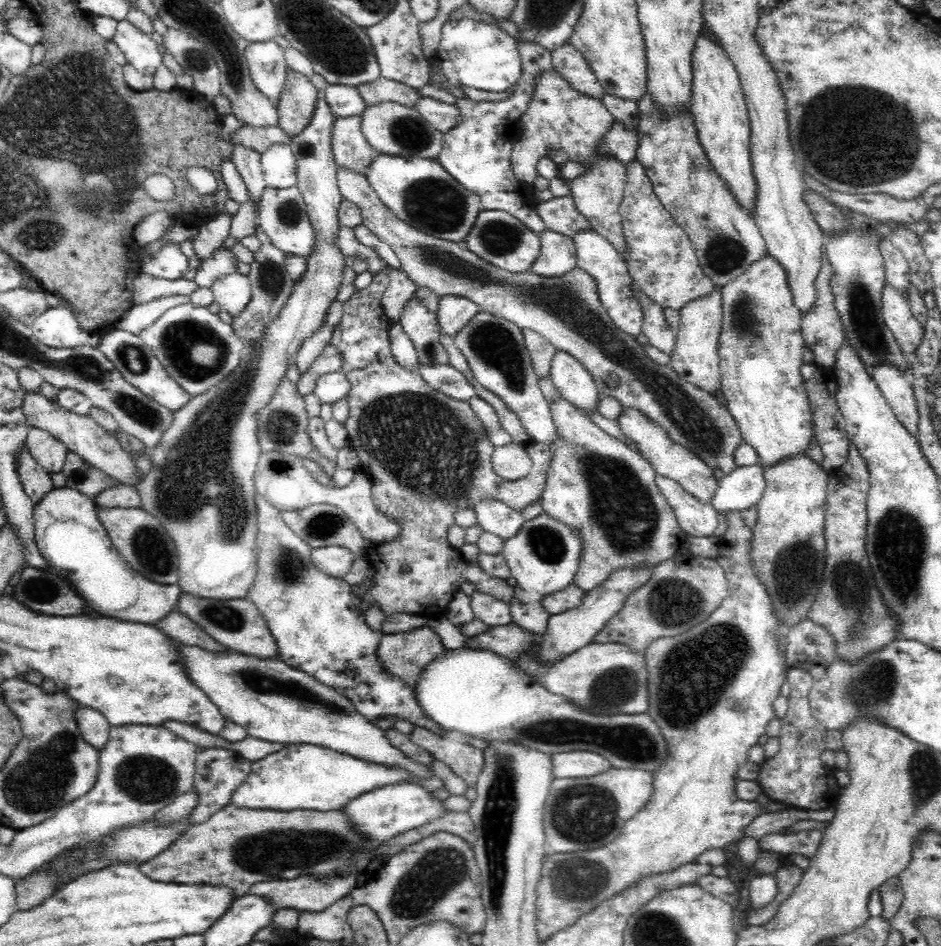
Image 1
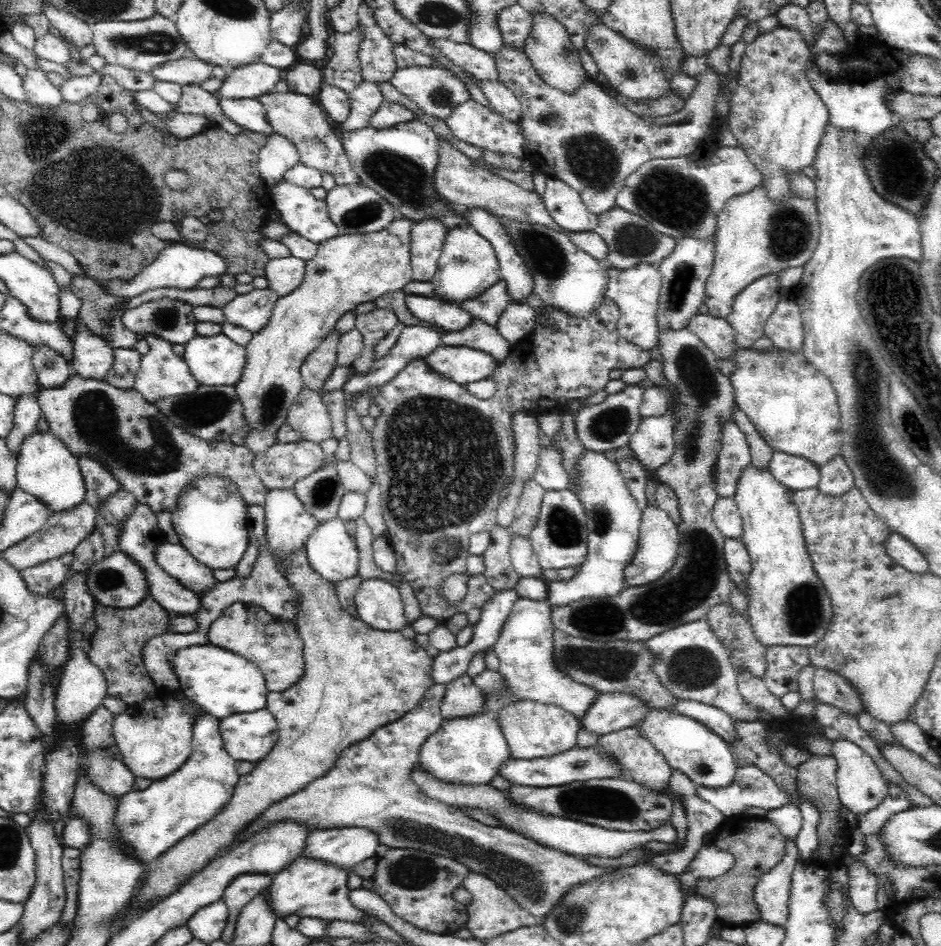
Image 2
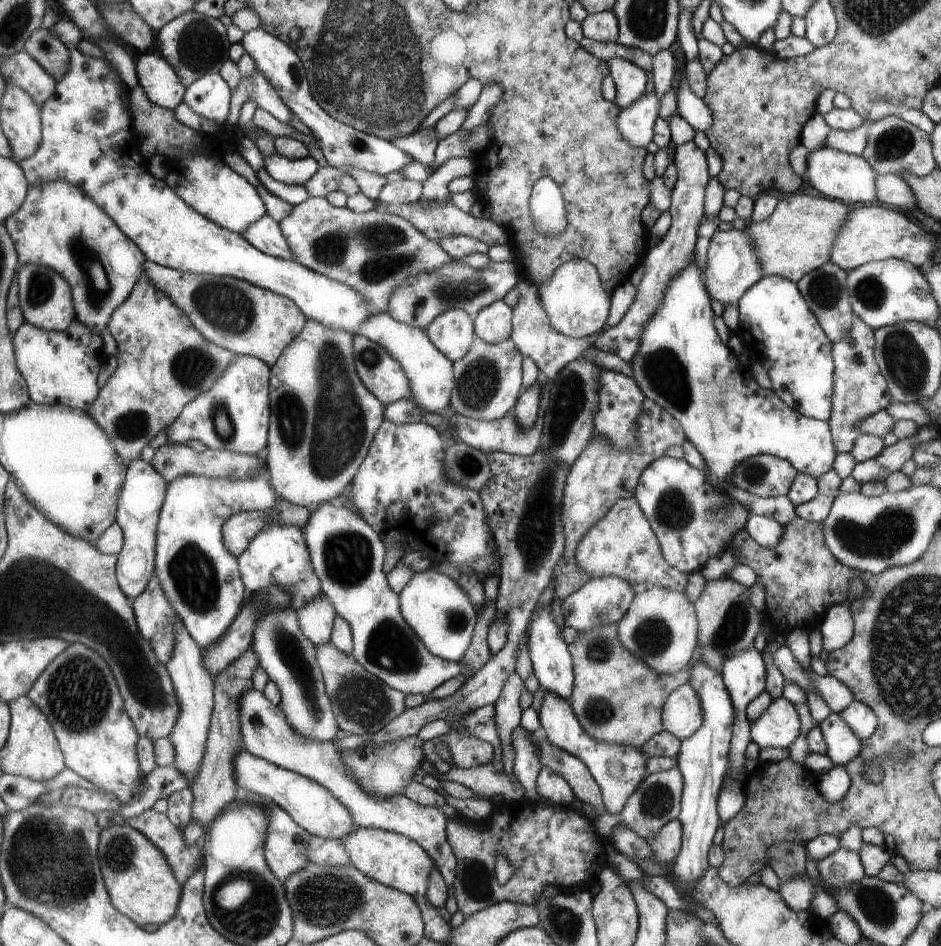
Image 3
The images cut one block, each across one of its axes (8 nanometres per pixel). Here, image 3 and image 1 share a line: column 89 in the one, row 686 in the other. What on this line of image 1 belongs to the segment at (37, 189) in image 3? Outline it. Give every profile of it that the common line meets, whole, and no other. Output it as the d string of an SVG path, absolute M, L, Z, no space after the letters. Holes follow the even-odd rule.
M173 639L170 643L190 682L218 707L225 722L239 724L248 735L282 745L324 746L360 760L401 766L416 776L433 776L433 771L404 757L390 744L385 731L366 721L346 697L283 660L260 659L228 650L212 652Z

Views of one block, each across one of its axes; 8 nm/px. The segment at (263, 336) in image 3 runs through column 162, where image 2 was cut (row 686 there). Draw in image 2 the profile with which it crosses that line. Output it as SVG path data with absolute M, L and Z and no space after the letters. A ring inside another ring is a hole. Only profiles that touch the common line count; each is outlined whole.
M235 602L224 608L208 628L208 642L235 652L263 672L270 692L284 692L304 676L303 640L294 621L272 617L257 604Z

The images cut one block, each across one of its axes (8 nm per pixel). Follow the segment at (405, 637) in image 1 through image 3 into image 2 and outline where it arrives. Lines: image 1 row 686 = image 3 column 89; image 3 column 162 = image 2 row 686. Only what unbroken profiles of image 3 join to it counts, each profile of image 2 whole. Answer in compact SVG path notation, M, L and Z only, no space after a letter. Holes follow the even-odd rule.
M305 546L286 556L280 574L299 596L299 611L295 623L303 640L305 673L292 688L286 688L284 692L268 691L267 709L276 719L277 742L264 758L254 763L249 773L239 776L232 798L219 814L200 828L196 828L194 833L186 835L172 848L168 848L159 859L145 866L146 883L143 884L138 899L142 903L139 904L138 911L132 911L131 915L127 916L124 924L128 924L134 916L148 912L153 905L176 893L188 879L228 850L234 844L234 837L246 826L257 821L269 805L292 796L292 793L300 792L317 777L324 776L332 768L340 753L349 745L366 740L377 728L400 720L404 713L410 712L423 699L424 692L434 683L430 677L434 660L428 657L426 651L415 640L405 638L400 631L384 632L373 629L364 621L356 620L344 611L337 597L335 585L329 580L322 579L310 566Z

